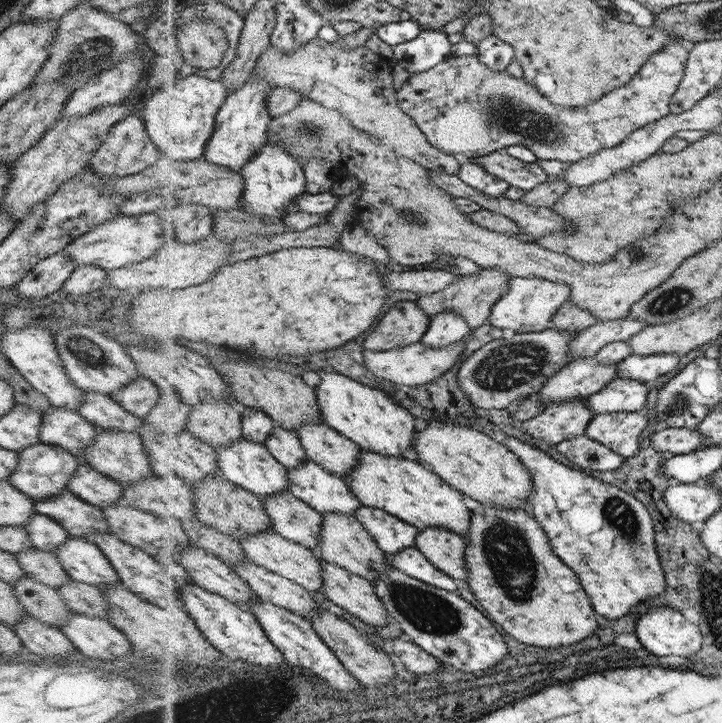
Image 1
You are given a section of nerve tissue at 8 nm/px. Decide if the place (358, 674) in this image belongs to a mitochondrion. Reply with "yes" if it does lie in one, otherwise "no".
no

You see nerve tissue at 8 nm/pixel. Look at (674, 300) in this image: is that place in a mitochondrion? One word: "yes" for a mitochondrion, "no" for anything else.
yes

